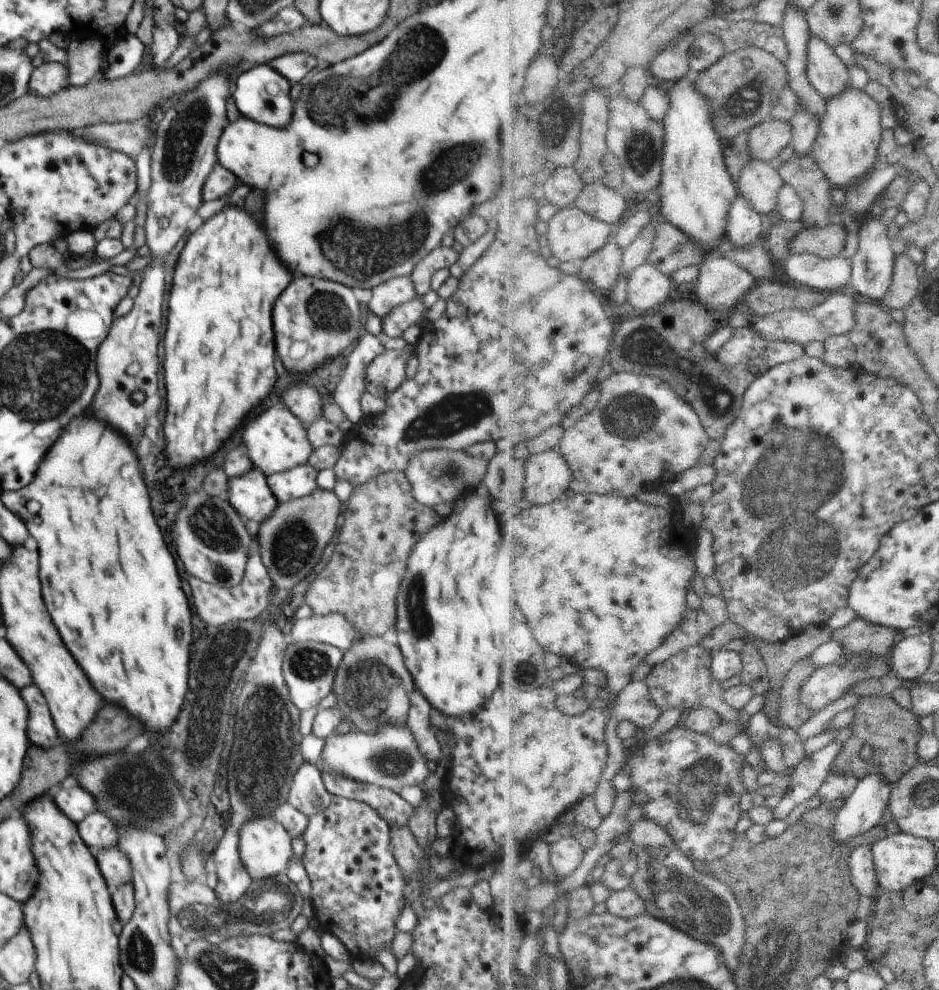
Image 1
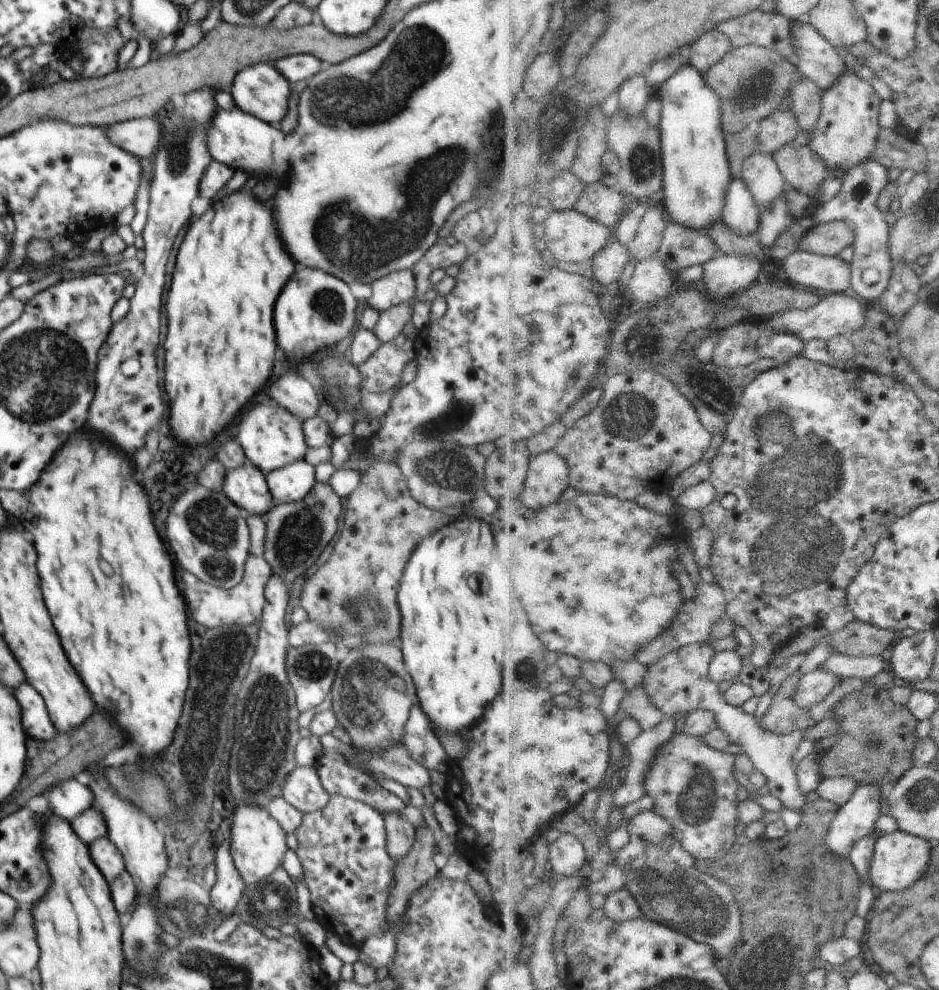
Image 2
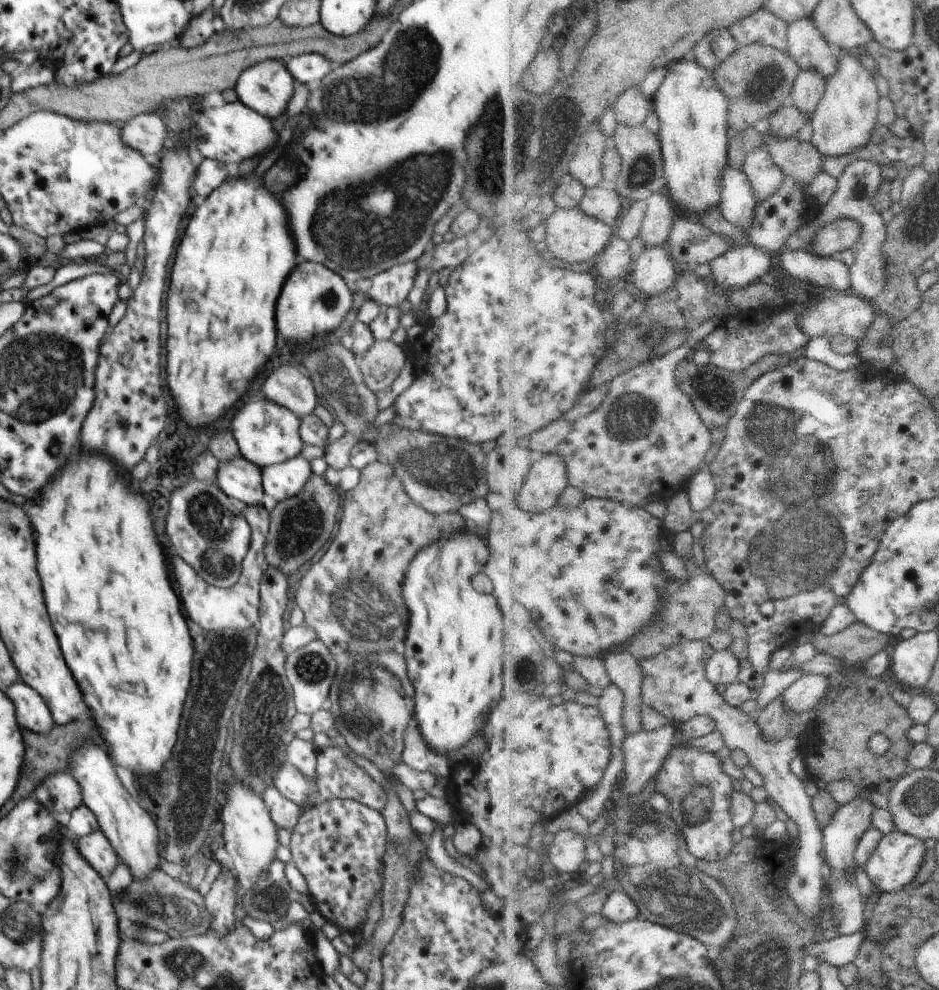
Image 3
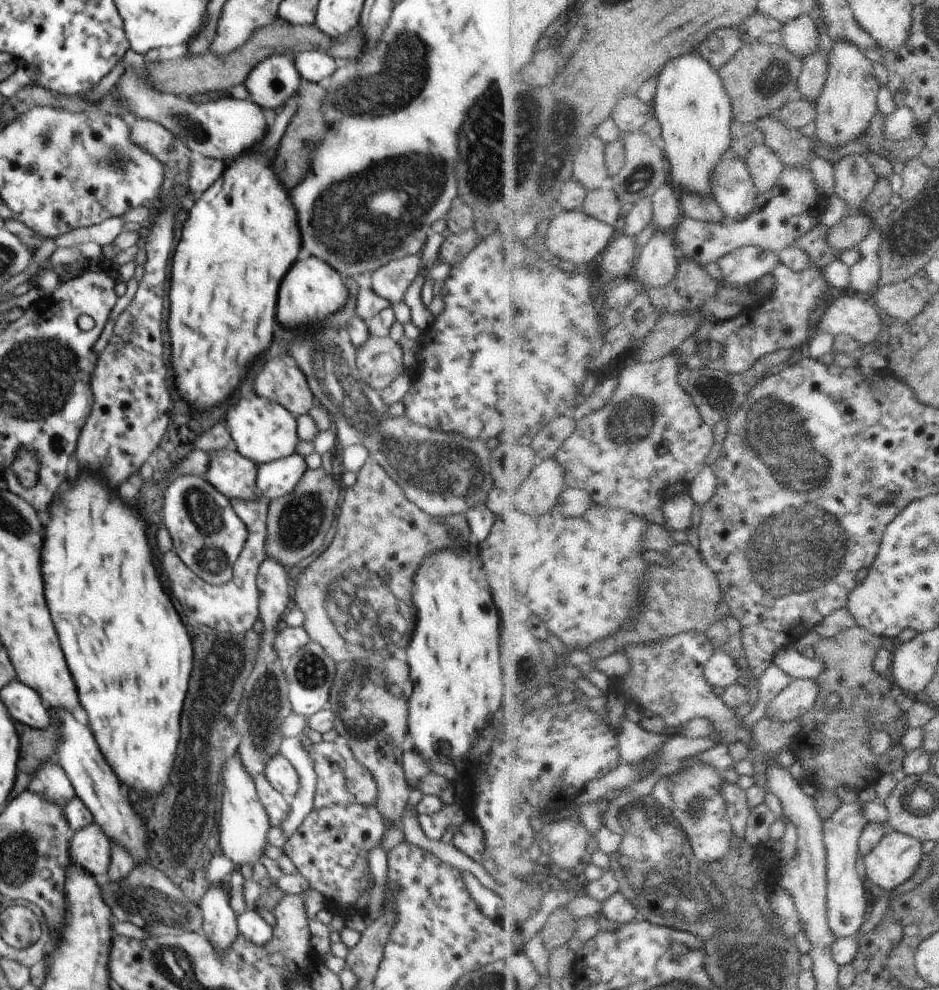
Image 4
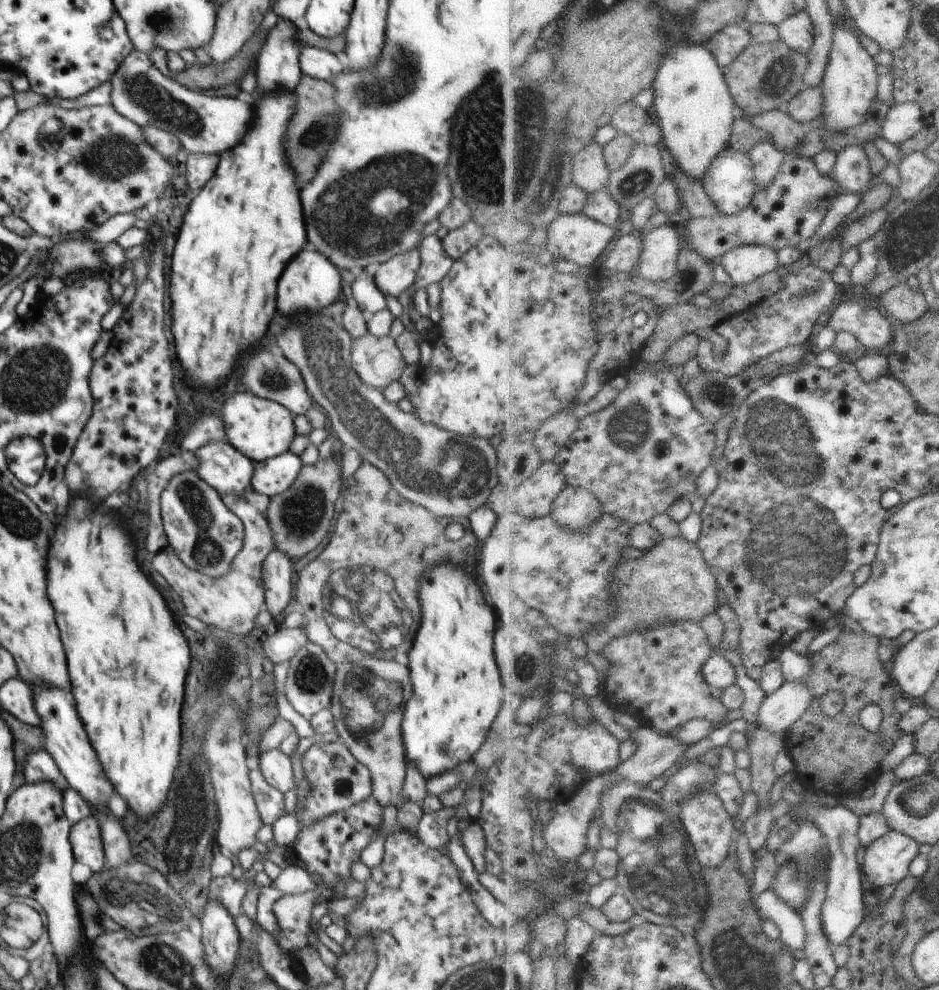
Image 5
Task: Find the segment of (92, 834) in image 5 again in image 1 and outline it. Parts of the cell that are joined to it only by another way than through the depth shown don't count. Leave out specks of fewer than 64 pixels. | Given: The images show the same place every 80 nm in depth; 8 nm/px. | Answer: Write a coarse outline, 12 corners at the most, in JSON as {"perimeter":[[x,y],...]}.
{"perimeter":[[112,847],[95,856],[110,892],[132,884],[131,862]]}

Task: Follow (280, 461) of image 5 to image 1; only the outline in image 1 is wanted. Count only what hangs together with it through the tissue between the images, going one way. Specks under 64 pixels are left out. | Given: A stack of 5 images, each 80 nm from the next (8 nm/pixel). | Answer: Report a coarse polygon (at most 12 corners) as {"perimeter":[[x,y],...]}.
{"perimeter":[[298,465],[271,474],[267,483],[279,503],[310,494],[317,470]]}

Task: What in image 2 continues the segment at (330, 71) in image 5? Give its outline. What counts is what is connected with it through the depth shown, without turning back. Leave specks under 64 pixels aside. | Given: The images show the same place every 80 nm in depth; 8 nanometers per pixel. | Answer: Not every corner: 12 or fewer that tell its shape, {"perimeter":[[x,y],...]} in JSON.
{"perimeter":[[308,53],[278,59],[273,65],[292,86],[324,68]]}

